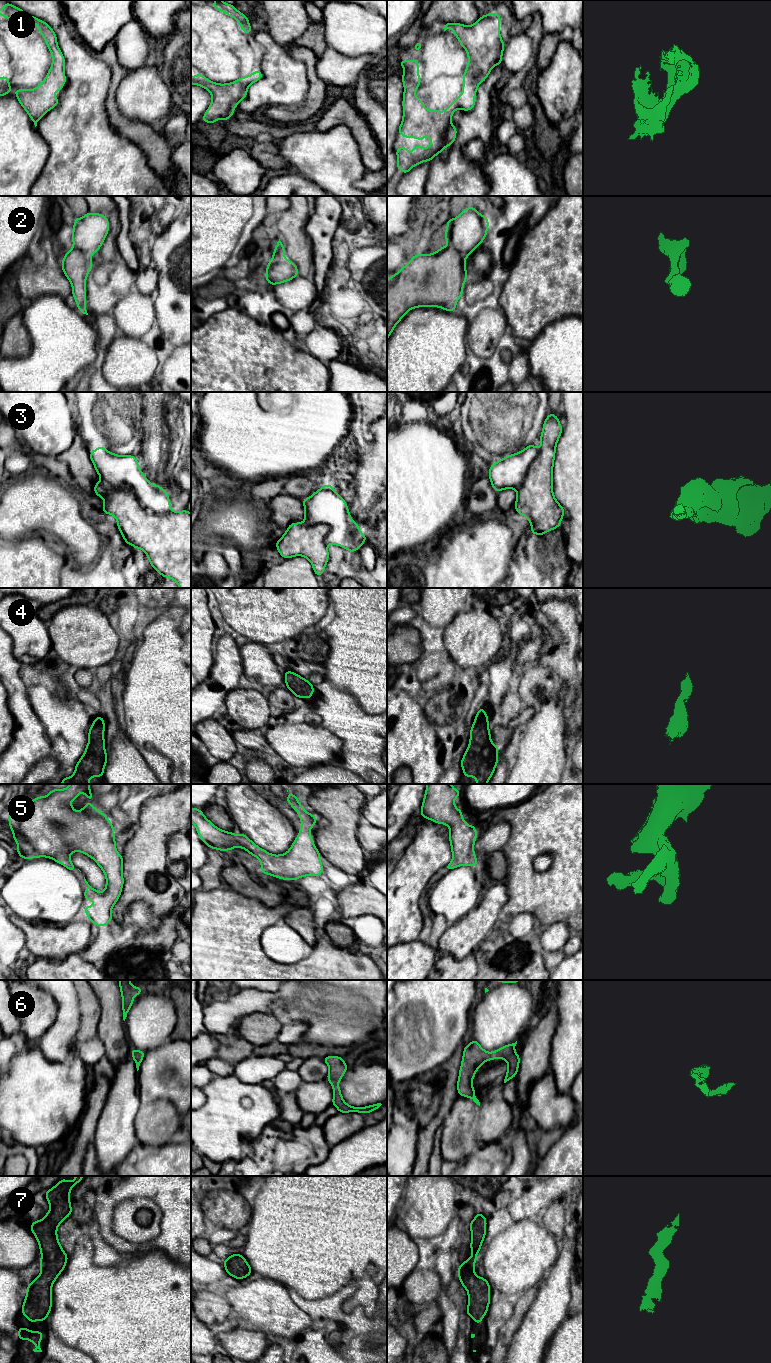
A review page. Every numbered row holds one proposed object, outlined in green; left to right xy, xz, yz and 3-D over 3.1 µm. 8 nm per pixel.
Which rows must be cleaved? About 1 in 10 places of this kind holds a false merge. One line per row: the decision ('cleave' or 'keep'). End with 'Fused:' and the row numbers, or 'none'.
1: keep
2: keep
3: cleave
4: keep
5: keep
6: keep
7: keep
Fused: 3

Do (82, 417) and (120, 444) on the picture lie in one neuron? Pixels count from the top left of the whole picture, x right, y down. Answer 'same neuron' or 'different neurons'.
same neuron

